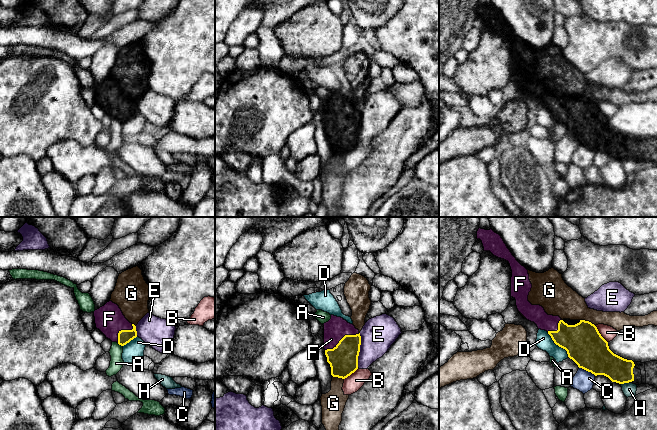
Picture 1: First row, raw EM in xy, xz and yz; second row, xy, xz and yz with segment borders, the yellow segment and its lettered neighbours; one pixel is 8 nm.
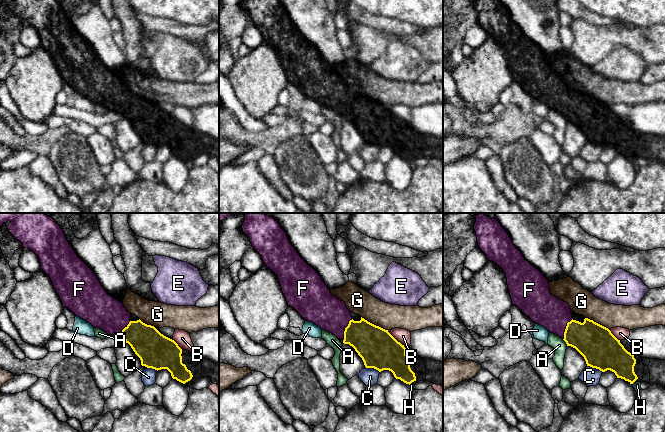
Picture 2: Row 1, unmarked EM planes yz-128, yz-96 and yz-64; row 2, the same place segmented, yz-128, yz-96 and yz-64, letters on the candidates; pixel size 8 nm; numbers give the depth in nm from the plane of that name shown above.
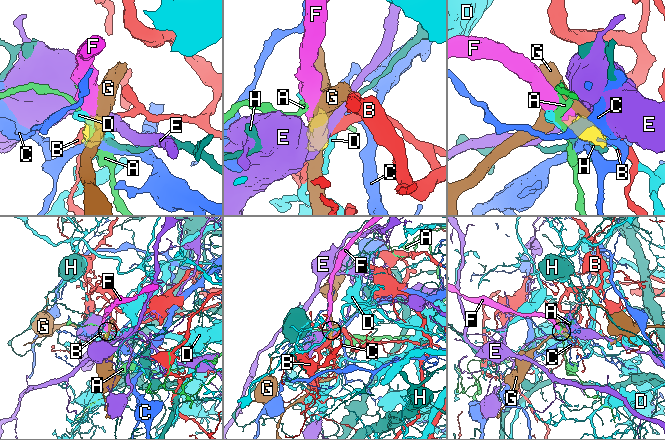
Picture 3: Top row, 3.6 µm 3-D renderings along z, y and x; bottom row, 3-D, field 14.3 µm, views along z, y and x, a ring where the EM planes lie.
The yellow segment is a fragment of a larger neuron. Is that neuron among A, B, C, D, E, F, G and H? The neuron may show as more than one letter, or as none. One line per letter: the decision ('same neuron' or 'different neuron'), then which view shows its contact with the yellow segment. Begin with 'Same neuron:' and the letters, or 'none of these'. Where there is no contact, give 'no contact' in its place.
Same neuron: F
A: different neuron; contact in xy
B: different neuron; contact in yz
C: different neuron; contact in yz
D: different neuron; contact in yz
E: different neuron; contact in xz
F: same neuron; contact in xz
G: different neuron; contact in yz
H: different neuron; contact in yz

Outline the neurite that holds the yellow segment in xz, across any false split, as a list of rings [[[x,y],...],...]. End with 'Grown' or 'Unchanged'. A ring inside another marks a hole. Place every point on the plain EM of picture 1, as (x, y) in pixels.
[[[331,91],[331,95],[324,99],[324,125],[327,138],[331,143],[331,151],[345,155],[358,145],[361,112],[353,100],[341,93]]]. Grown

